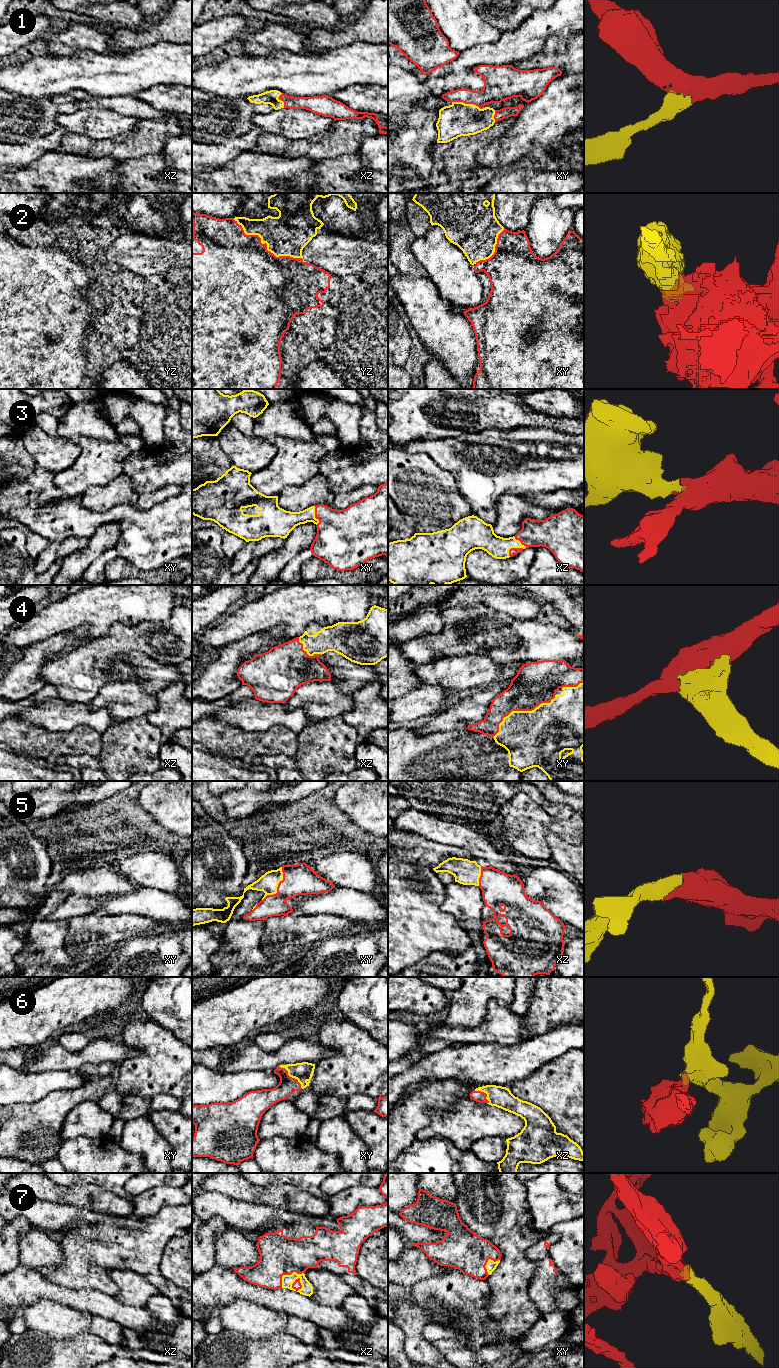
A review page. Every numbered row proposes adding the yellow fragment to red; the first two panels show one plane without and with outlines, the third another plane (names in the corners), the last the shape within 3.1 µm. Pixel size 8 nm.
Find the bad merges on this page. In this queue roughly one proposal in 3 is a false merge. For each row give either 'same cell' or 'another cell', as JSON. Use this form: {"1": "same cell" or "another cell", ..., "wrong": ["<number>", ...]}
{"1": "same cell", "2": "another cell", "3": "same cell", "4": "same cell", "5": "same cell", "6": "same cell", "7": "same cell", "wrong": ["2"]}

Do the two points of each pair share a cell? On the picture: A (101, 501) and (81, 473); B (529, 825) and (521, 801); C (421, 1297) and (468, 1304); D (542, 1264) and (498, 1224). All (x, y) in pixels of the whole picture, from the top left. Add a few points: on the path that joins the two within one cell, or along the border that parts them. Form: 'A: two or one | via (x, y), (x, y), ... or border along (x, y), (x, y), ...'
A: two | border along (113, 479), (104, 485), (91, 485), (82, 496)
B: one | via (523, 819), (521, 807)
C: one | via (433, 1298), (456, 1300)
D: two | border along (540, 1239), (527, 1250), (533, 1273)

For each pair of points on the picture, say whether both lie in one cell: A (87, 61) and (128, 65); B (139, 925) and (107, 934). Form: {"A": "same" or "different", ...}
{"A": "same", "B": "same"}

